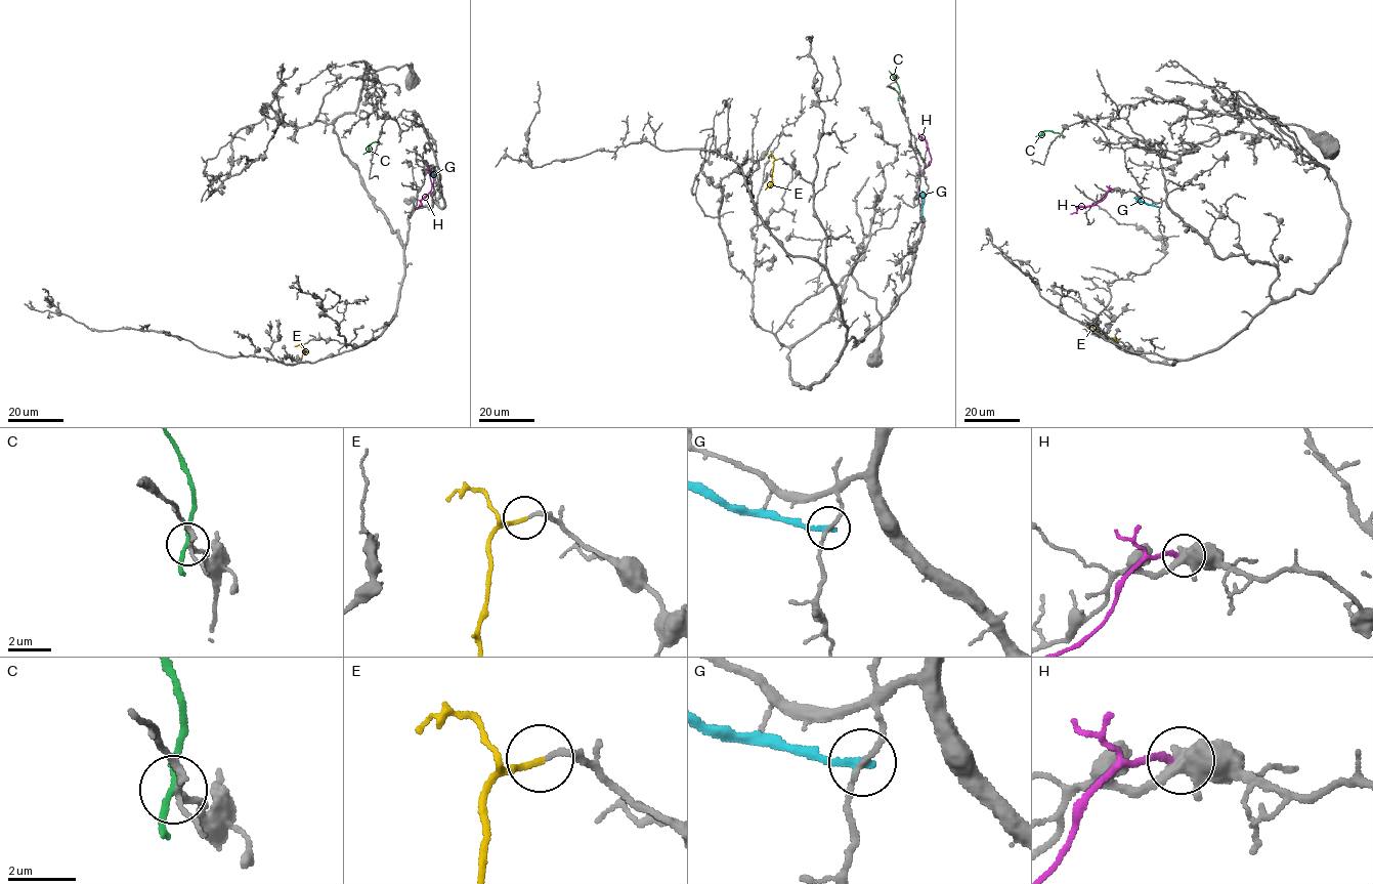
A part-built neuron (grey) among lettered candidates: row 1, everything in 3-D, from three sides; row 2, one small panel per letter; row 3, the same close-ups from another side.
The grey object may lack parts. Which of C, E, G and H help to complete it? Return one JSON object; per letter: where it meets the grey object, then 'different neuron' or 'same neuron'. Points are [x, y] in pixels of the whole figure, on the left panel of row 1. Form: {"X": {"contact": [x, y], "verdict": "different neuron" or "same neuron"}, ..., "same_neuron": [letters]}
{"C": {"contact": [378, 141], "verdict": "different neuron"}, "E": {"contact": [304, 343], "verdict": "same neuron"}, "G": {"contact": [436, 173], "verdict": "different neuron"}, "H": {"contact": [424, 171], "verdict": "different neuron"}, "same_neuron": ["E"]}

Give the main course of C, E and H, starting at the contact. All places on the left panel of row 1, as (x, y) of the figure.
C: (378, 141), (372, 142), (362, 154)
E: (304, 343), (301, 346), (305, 351), (302, 358)
H: (424, 170), (430, 174), (432, 184), (416, 209)

